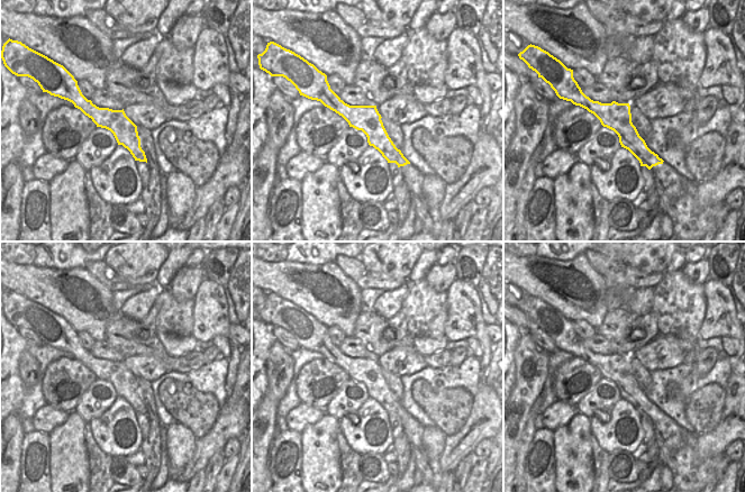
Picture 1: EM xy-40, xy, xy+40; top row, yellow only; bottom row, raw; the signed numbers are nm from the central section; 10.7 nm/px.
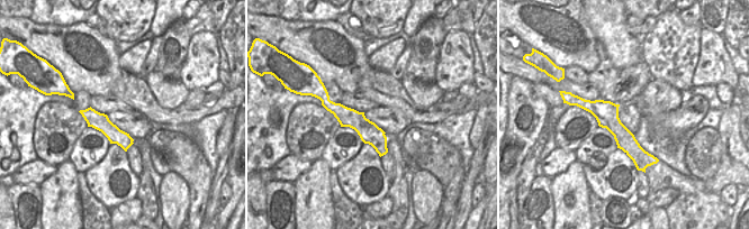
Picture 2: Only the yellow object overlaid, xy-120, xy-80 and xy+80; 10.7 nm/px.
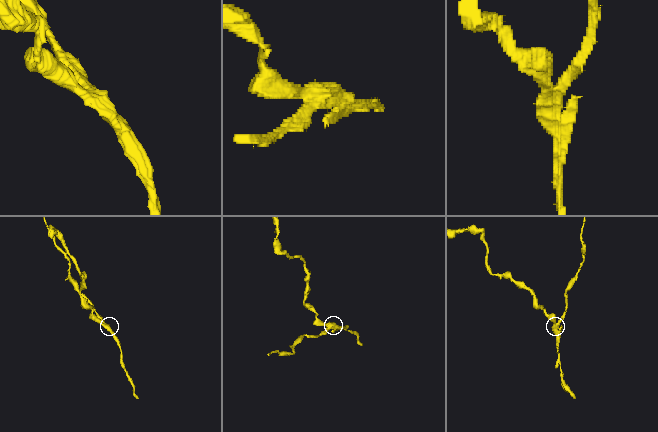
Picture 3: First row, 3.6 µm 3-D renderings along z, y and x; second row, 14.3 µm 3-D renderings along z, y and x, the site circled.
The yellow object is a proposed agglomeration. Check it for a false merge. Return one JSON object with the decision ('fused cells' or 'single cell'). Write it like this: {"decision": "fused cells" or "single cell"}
{"decision": "fused cells"}

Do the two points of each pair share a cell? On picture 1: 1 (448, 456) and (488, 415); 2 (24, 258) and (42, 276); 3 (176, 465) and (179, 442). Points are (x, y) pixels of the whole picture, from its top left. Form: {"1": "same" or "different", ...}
{"1": "same", "2": "different", "3": "same"}

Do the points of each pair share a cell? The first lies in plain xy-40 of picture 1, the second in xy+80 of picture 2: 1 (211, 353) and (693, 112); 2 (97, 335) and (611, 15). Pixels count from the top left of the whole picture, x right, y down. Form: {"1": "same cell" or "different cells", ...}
{"1": "same cell", "2": "different cells"}

